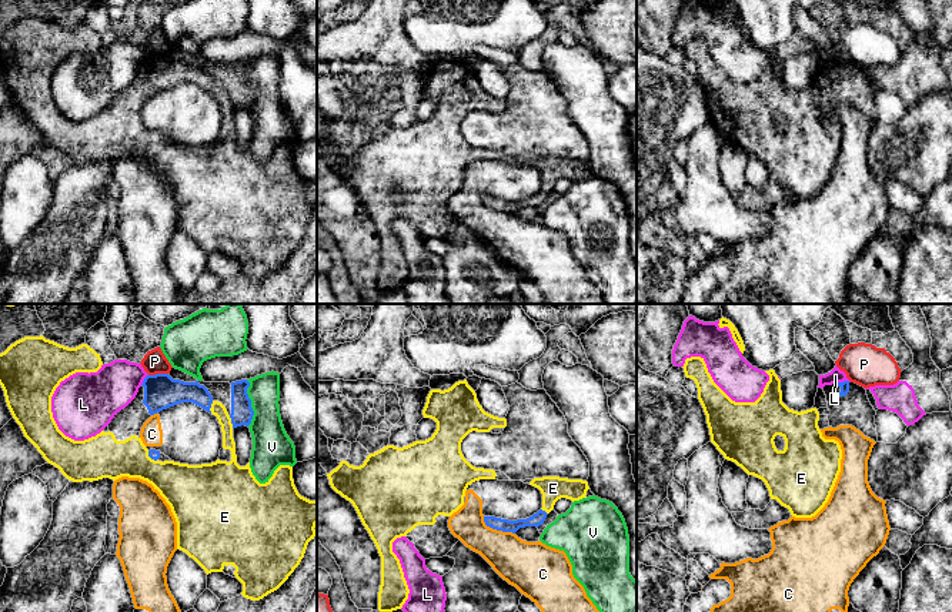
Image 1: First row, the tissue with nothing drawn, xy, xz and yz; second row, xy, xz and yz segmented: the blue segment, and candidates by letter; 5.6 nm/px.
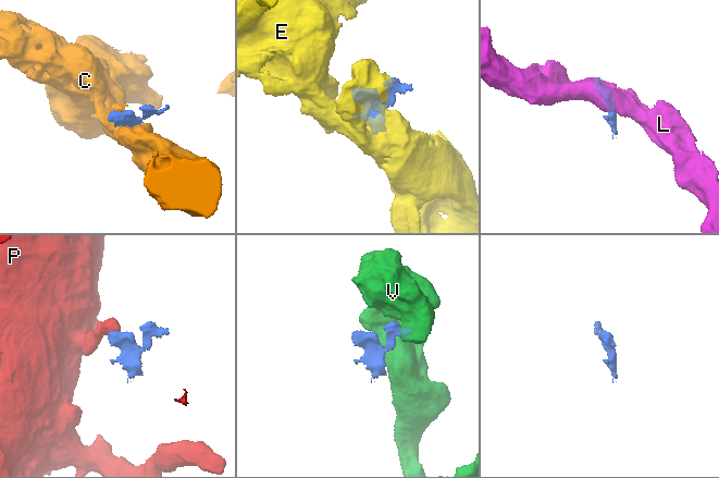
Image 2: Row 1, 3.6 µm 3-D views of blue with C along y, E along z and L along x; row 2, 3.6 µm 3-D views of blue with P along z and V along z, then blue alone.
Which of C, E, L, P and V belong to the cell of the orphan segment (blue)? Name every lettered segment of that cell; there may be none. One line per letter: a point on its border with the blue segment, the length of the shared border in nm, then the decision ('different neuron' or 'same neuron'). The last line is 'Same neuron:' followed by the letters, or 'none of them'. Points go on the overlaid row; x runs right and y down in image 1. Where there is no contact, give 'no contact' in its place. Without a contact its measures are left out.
C: contact xz (497, 529); length 200 nm; different neuron
E: contact xy (210, 407); length 70 nm; same neuron
L: contact yz (844, 381); length 80 nm; different neuron
P: contact xy (157, 374); length 110 nm; different neuron
V: contact xy (250, 403); length 260 nm; different neuron
Same neuron: E

